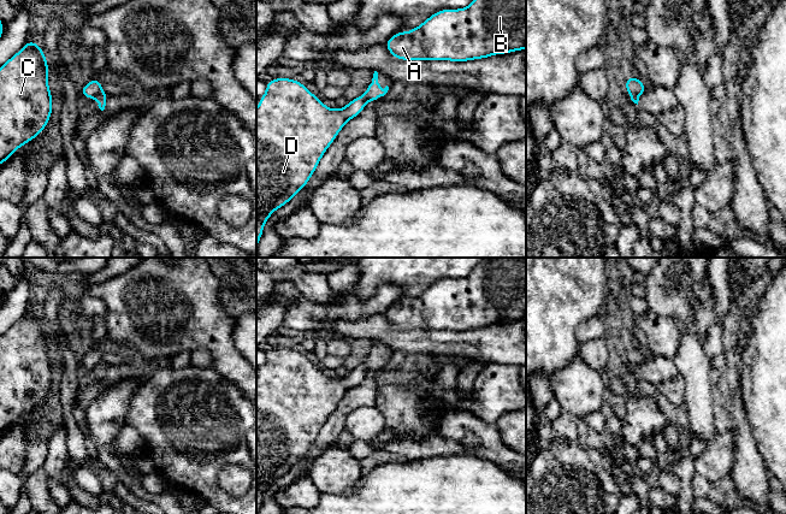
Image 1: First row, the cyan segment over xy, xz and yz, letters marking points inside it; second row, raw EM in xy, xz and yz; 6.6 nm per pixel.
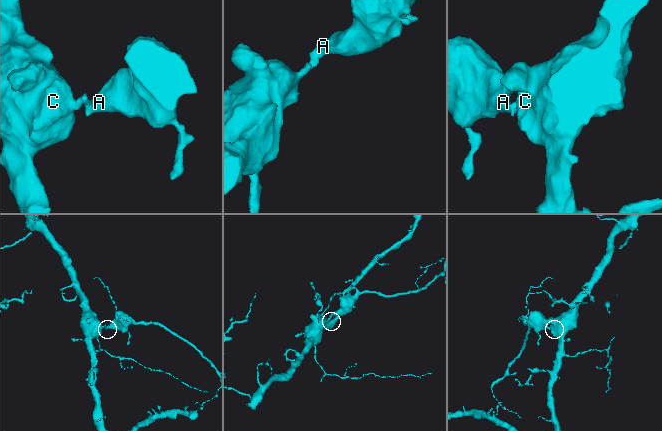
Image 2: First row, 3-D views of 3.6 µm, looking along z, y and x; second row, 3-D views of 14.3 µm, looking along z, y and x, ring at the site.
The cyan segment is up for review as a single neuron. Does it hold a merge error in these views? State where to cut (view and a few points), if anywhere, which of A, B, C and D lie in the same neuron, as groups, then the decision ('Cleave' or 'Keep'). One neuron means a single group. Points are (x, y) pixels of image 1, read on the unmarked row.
Split along xy (101, 360), (94, 366). Groups: A B / C D. Cleave

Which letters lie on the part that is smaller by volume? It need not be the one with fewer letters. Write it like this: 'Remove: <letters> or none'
Remove: A, B

